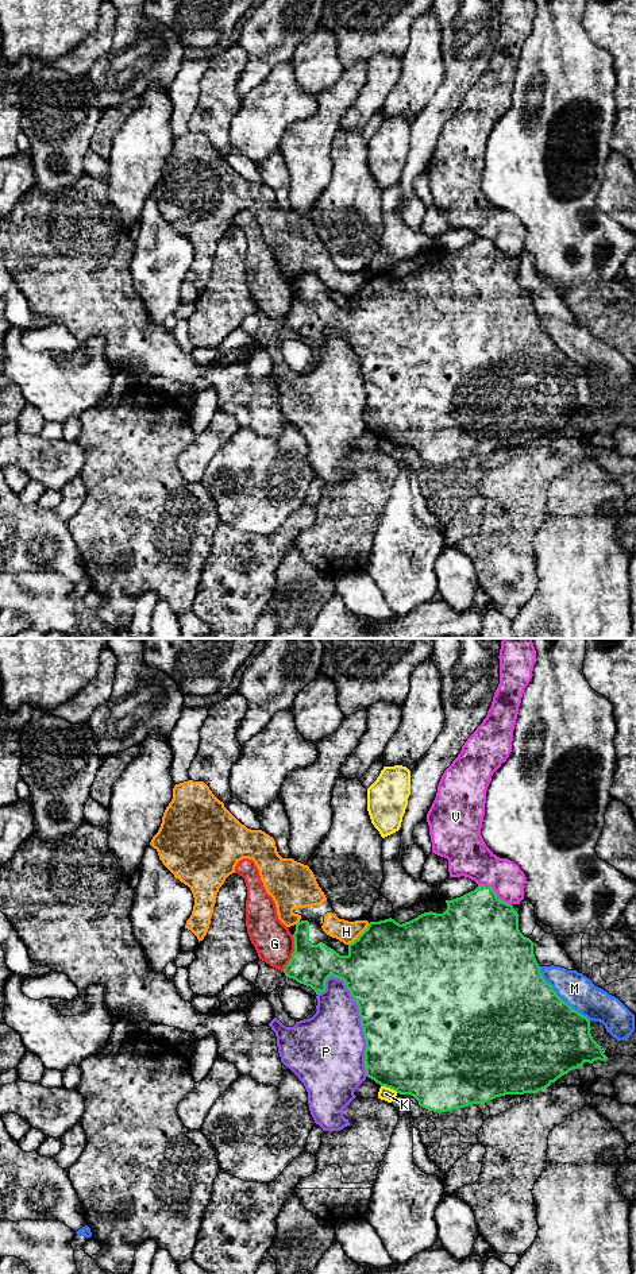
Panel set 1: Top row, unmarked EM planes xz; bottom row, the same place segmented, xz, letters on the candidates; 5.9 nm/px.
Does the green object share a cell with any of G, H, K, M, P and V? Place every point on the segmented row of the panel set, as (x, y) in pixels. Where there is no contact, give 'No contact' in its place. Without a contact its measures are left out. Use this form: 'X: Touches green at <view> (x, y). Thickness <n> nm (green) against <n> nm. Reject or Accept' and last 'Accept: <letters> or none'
G: Touches green at xz (293, 953). Thickness 240 nm (green) against 240 nm. Reject
H: Touches green at xz (361, 934). Thickness 500 nm (green) against 130 nm. Reject
K: Touches green at xz (389, 1087). Thickness 500 nm (green) against 80 nm. Reject
M: Touches green at xz (558, 996). Thickness 500 nm (green) against 200 nm. Reject
P: Touches green at xz (361, 1023). Thickness 500 nm (green) against 440 nm. Reject
V: Touches green at xz (494, 894). Thickness 460 nm (green) against 220 nm. Reject
Accept: none

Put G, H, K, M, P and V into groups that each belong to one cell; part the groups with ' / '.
G / H / K / M / P / V

